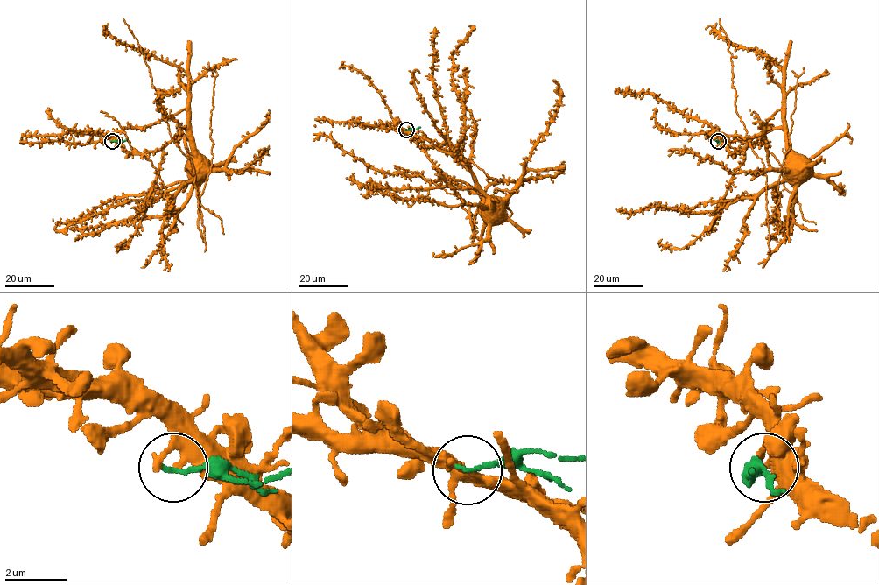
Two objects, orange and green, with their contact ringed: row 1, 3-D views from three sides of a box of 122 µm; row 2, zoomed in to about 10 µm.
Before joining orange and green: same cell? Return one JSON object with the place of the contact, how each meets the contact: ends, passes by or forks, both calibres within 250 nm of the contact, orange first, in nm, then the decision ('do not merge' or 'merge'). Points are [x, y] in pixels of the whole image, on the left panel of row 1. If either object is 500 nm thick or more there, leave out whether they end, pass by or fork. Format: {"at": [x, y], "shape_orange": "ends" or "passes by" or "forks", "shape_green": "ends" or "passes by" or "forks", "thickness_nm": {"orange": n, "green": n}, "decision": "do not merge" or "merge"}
{"at": [112, 141], "shape_orange": "passes by", "shape_green": "ends", "thickness_nm": {"orange": 200, "green": 160}, "decision": "do not merge"}

